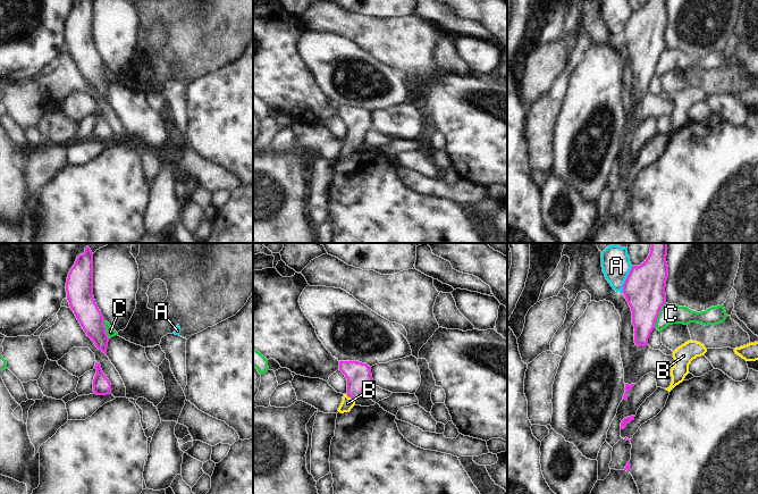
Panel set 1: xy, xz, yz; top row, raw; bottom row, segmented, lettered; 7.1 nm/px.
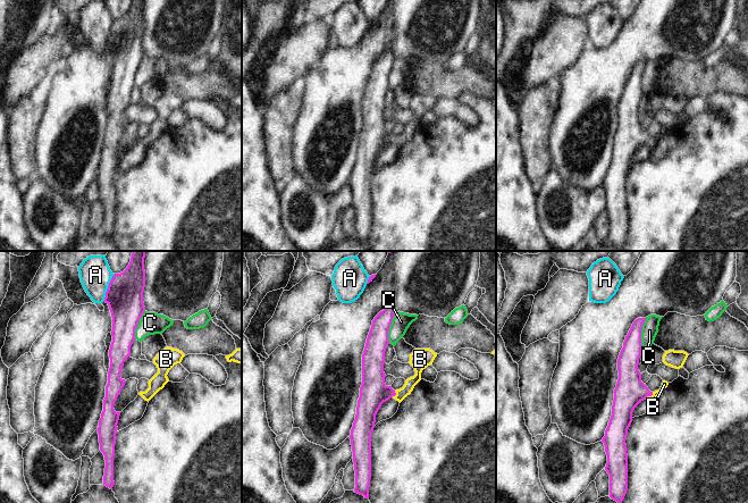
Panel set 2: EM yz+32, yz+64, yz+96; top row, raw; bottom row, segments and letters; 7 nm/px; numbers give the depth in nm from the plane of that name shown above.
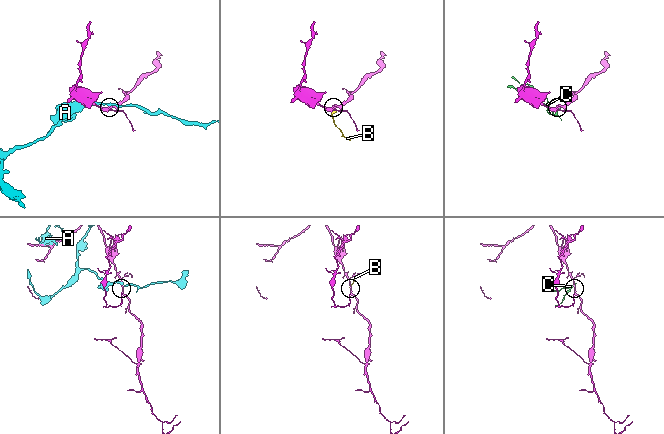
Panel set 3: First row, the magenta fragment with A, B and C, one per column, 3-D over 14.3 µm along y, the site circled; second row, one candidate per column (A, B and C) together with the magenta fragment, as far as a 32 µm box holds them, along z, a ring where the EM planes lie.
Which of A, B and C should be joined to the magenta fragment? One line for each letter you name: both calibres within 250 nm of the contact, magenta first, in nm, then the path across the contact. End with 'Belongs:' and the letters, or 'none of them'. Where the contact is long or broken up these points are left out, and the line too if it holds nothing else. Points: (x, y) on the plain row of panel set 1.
B: Thickness 180 nm (magenta) against 90 nm. Path across: xz (359, 120), (351, 143), (347, 149)
Belongs: B

